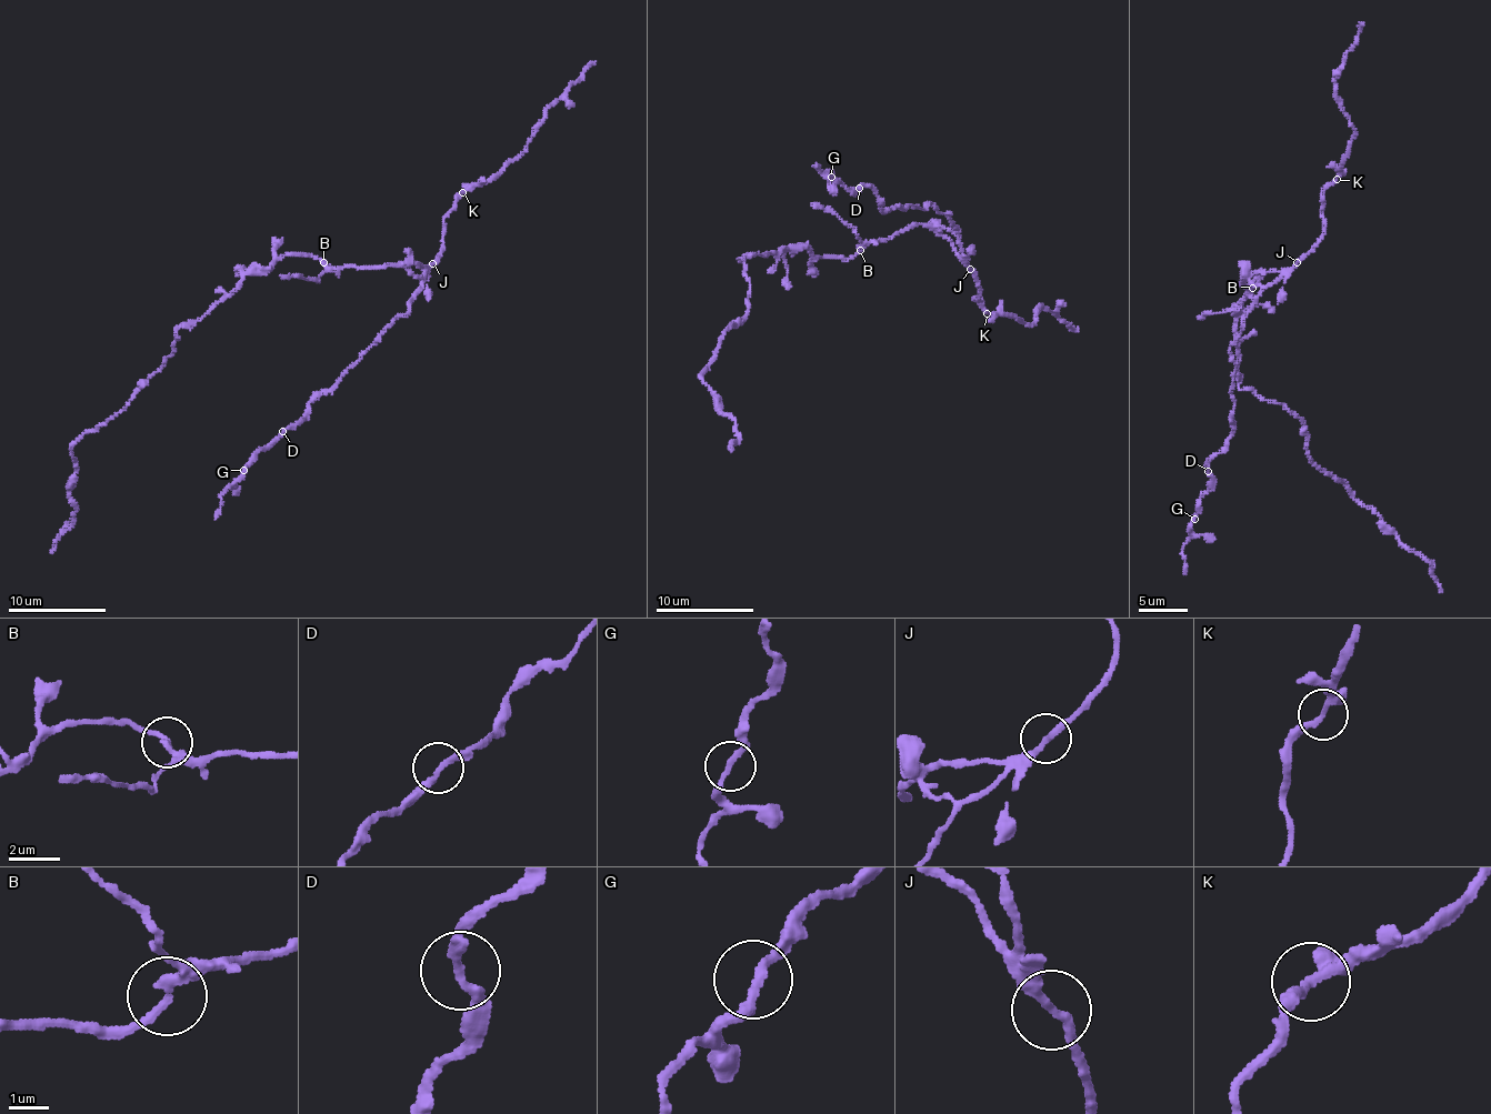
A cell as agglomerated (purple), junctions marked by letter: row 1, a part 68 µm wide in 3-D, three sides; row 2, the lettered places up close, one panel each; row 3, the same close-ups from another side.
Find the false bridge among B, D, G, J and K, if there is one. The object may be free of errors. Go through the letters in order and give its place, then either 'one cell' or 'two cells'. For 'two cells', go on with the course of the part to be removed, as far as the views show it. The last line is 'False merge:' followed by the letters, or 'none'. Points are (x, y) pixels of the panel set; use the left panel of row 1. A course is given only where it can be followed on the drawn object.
B: at (323, 262); one cell
D: at (282, 431); one cell
G: at (243, 470); one cell
J: at (432, 263); one cell
K: at (462, 192); one cell
False merge: none

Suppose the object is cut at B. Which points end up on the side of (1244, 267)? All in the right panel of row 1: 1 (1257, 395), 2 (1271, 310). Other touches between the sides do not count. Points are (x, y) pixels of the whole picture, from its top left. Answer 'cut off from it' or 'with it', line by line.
1: cut off from it
2: cut off from it

